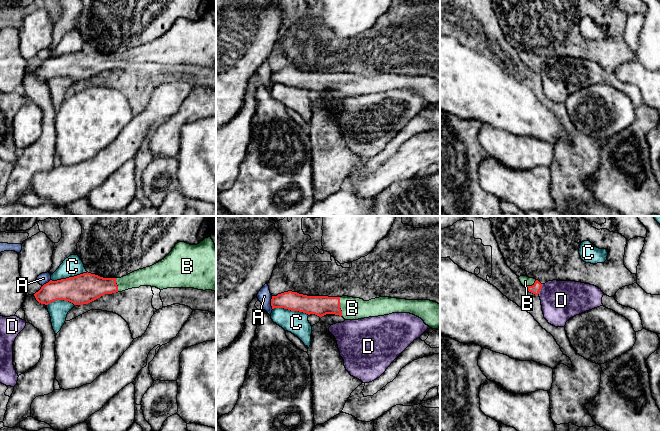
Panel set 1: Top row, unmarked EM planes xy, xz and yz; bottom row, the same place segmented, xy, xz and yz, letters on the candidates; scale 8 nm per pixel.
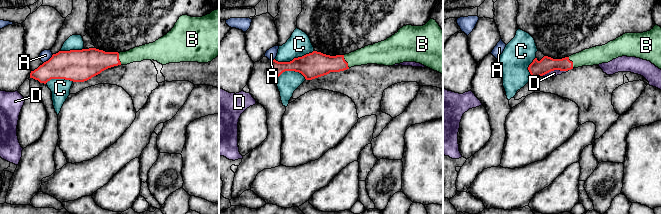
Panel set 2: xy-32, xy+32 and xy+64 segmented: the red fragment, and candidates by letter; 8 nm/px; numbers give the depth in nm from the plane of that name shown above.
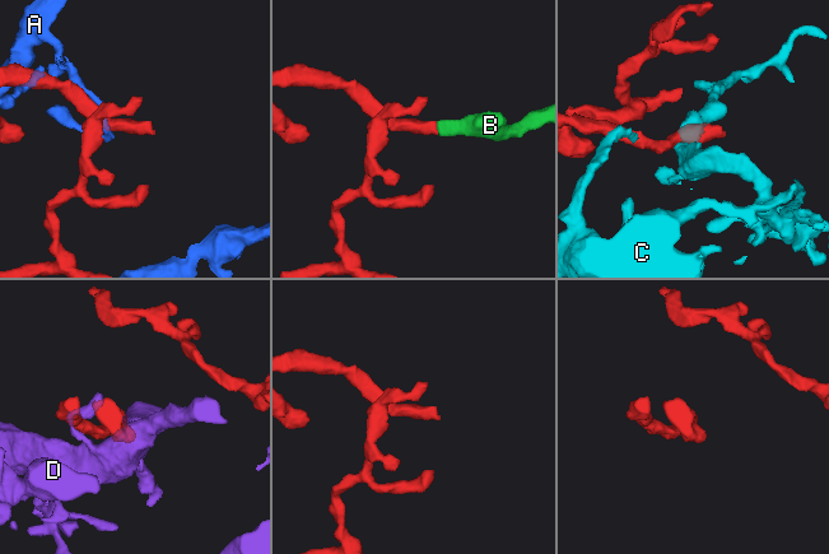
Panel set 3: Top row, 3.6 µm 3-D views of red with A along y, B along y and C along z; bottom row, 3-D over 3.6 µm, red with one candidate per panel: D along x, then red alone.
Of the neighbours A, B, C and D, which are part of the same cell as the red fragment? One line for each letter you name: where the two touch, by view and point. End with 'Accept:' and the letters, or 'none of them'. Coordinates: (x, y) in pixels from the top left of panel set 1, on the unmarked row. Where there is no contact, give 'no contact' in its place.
B: xz (339, 82)
Accept: B

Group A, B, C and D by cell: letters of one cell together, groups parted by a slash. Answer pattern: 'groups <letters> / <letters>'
groups A / B / C / D

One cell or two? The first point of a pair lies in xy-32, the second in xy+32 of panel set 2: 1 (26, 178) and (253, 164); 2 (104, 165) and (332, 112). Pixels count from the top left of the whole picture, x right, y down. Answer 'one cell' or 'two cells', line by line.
1: one cell
2: two cells

